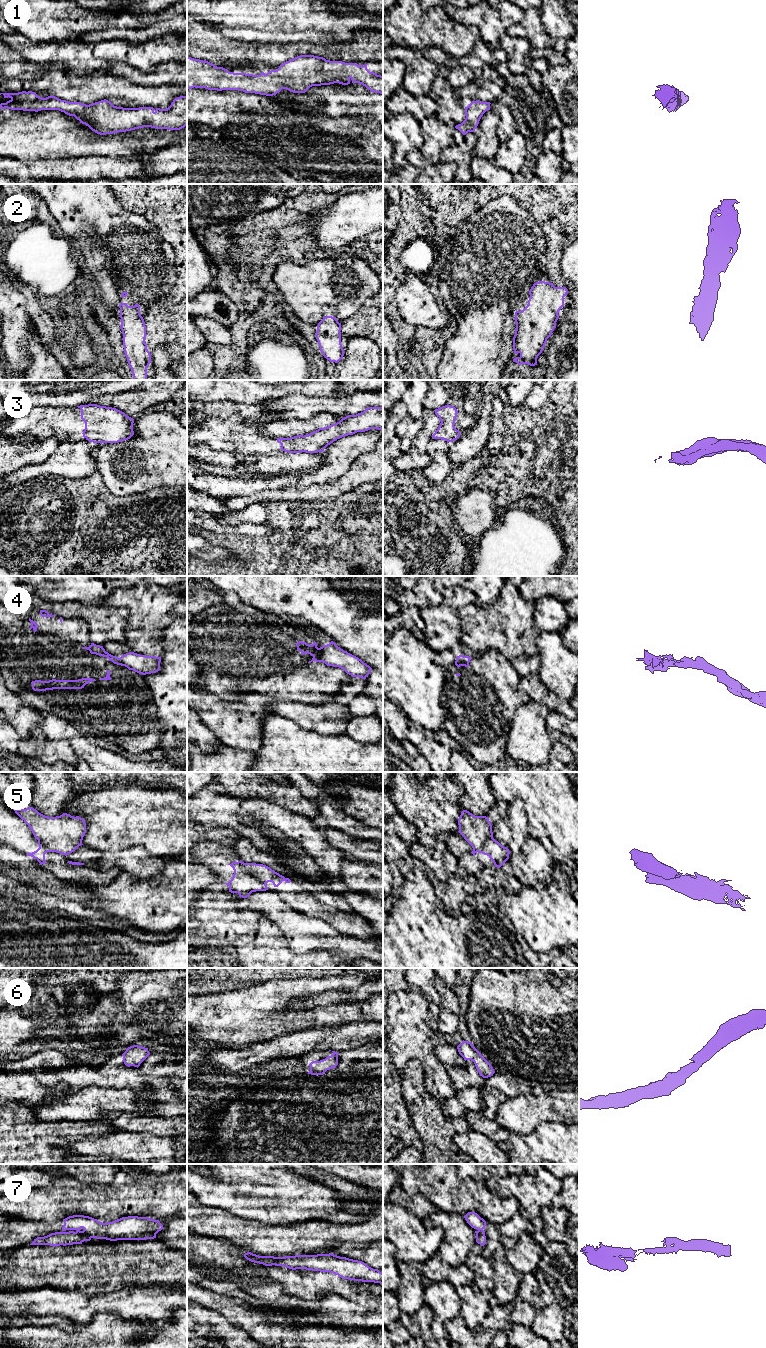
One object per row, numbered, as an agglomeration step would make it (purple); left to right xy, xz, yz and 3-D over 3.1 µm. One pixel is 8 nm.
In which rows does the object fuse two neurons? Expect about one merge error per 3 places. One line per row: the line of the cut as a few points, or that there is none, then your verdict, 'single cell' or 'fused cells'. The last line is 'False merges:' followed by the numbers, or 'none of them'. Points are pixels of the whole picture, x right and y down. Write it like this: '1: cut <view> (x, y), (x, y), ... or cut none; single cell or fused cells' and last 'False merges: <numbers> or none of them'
1: cut none; single cell
2: cut none; single cell
3: cut none; single cell
4: cut xz (318, 648), (318, 658), (321, 661); fused cells
5: cut xz (241, 862), (241, 867), (244, 870), (255, 879), (265, 883); fused cells
6: cut none; single cell
7: cut xy (76, 1231), (90, 1238); fused cells
False merges: 4, 5, 7

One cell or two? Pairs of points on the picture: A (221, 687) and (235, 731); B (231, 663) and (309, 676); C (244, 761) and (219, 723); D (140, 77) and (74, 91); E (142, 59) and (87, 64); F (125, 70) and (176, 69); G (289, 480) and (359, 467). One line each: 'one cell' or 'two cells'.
A: two cells
B: one cell
C: two cells
D: two cells
E: one cell
F: one cell
G: two cells

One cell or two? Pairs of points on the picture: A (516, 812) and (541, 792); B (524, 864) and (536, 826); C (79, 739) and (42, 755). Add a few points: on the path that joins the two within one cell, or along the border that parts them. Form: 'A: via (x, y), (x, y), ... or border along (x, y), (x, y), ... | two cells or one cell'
A: border along (508, 803), (520, 799), (525, 806), (528, 816) | two cells
B: border along (529, 836), (536, 838), (547, 836), (554, 846) | two cells
C: border along (48, 739), (67, 740), (79, 757) | two cells

